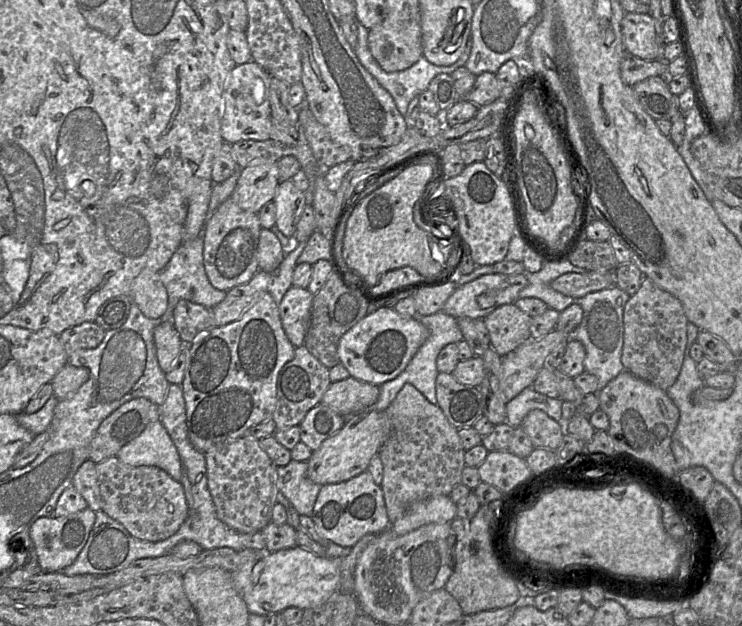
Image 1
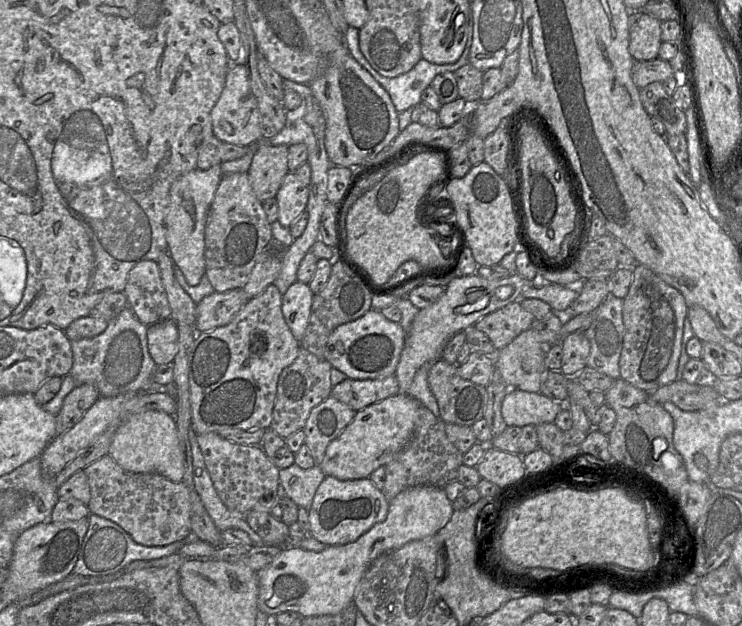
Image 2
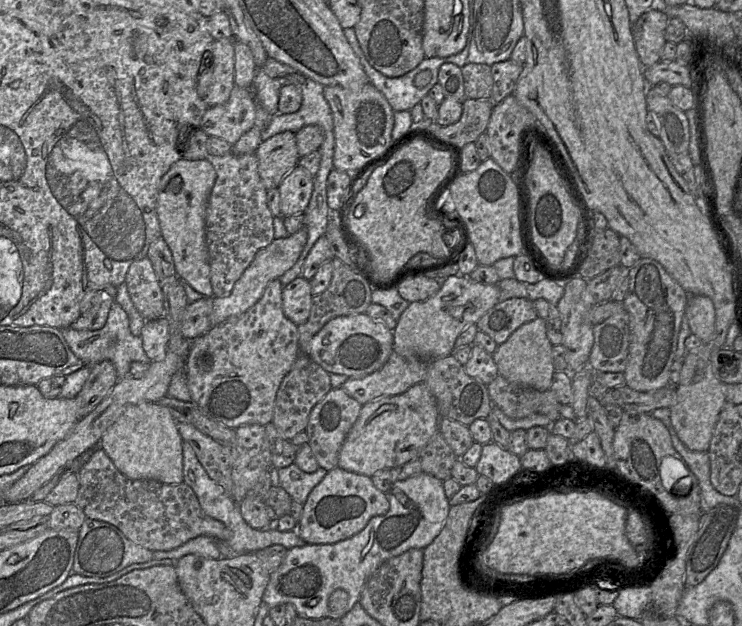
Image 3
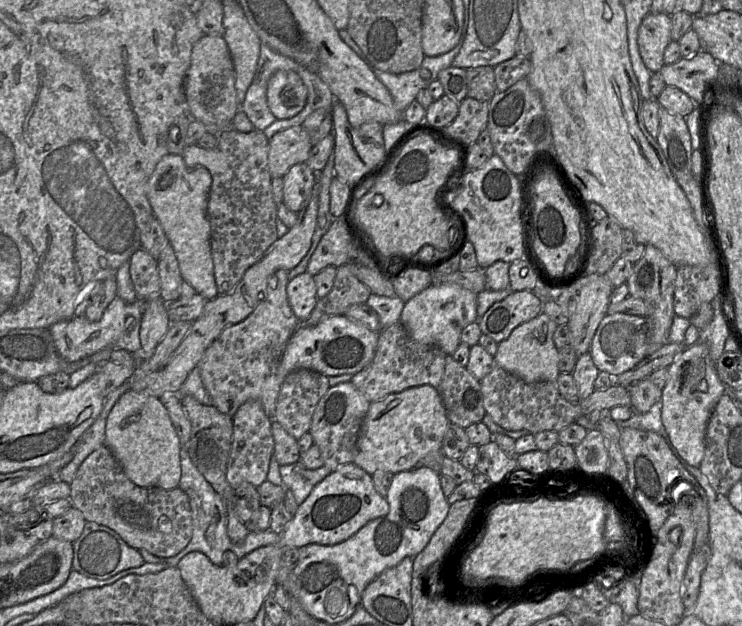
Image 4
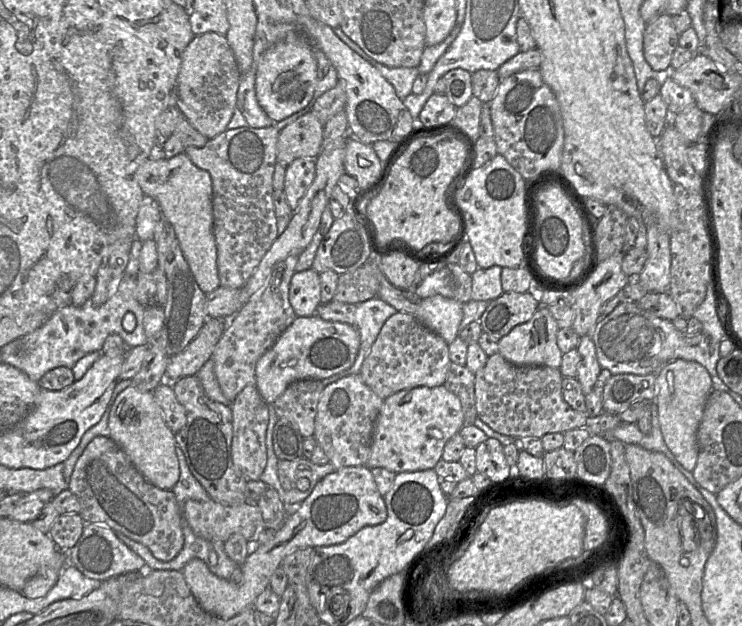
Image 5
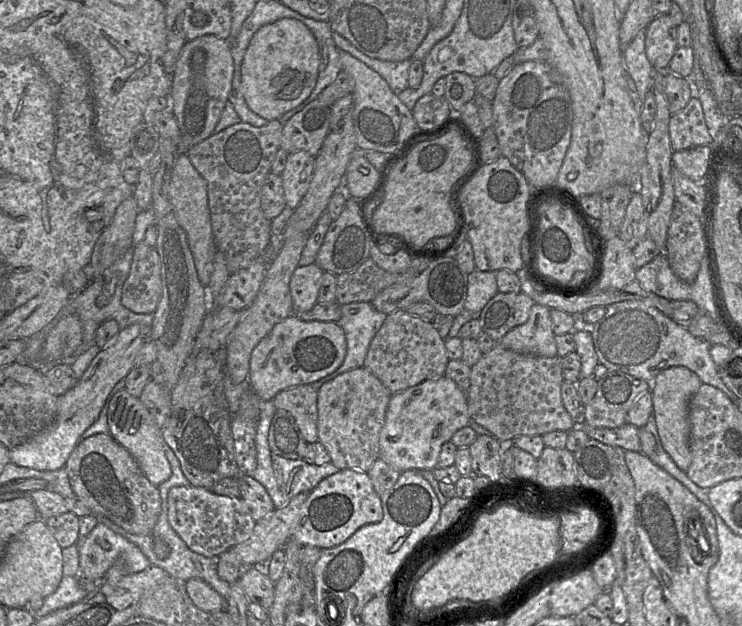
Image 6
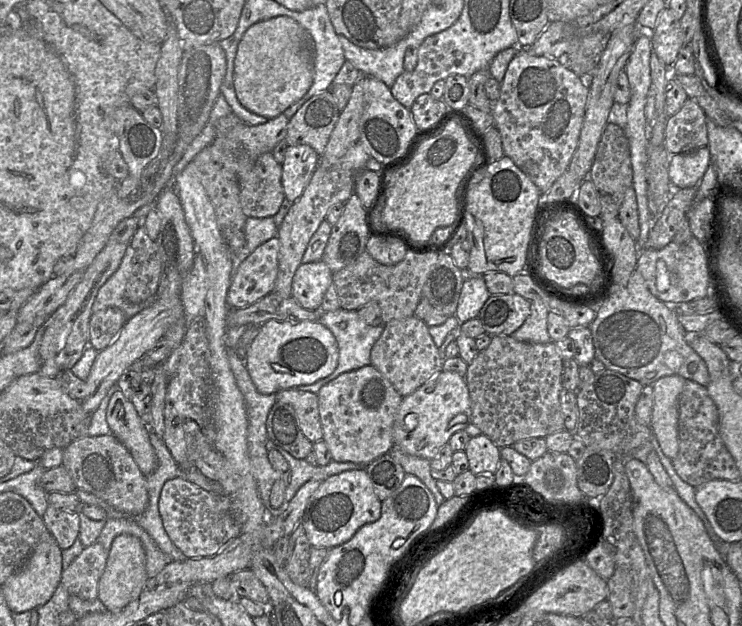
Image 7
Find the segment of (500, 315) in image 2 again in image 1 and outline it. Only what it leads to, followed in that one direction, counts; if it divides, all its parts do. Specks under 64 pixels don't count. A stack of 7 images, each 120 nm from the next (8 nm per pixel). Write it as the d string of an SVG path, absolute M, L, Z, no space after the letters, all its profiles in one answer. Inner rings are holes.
M514 303L496 308L483 320L489 332L490 346L500 357L531 339L531 317Z

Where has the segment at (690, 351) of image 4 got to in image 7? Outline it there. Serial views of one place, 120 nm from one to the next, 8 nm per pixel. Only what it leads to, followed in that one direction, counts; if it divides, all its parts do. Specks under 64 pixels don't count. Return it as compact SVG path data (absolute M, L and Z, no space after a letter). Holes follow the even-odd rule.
M679 375L663 376L653 387L653 407L650 428L663 453L674 459L678 453L679 396L686 379Z

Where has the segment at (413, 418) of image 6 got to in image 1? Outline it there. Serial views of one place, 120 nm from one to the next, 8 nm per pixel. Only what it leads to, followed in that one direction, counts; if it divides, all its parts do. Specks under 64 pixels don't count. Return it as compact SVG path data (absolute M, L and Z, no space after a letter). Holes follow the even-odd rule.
M364 410L353 416L344 417L346 418L344 426L326 439L317 450L312 451L307 461L307 477L316 484L340 483L367 471L370 460L378 454L390 436L390 420L385 410Z

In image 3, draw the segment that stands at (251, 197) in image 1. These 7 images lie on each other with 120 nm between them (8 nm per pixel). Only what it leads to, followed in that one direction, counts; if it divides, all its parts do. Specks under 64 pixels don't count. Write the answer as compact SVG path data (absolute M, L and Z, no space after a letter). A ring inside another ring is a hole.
M285 131L262 141L255 151L258 173L264 187L278 188L282 179L298 165L296 133Z

